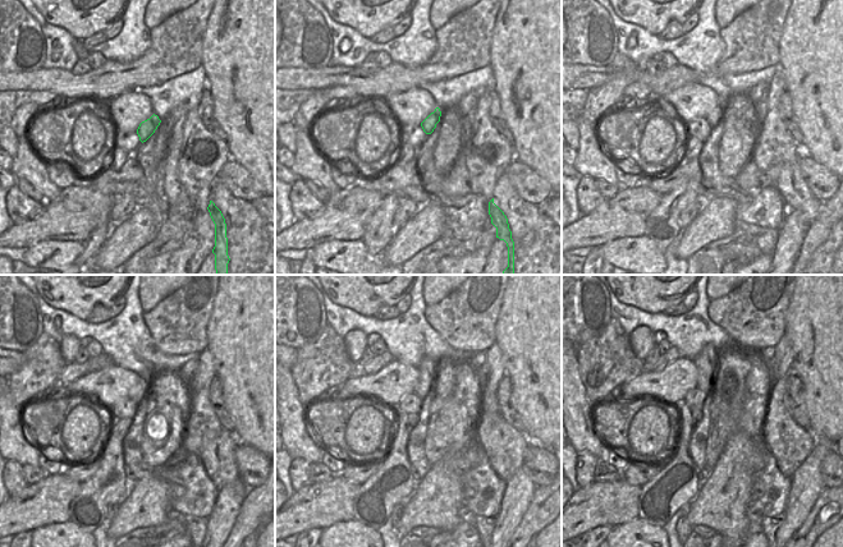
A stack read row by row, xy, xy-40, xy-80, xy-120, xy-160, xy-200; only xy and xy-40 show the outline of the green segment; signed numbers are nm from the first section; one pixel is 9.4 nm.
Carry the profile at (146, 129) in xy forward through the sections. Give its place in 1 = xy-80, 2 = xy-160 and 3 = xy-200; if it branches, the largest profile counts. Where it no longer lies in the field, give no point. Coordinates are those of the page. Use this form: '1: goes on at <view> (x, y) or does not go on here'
1: goes on at xy-80 (716, 114)
2: goes on at xy-160 (427, 368)
3: goes on at xy-200 (706, 362)

